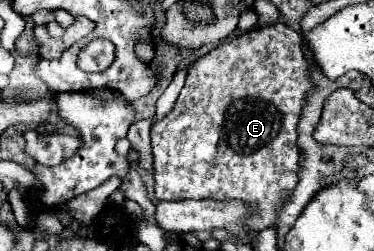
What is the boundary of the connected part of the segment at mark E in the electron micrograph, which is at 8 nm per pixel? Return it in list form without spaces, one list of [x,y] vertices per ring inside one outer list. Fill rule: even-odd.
[[[276,22],[270,26],[256,26],[254,30],[248,30],[244,34],[238,36],[230,36],[228,40],[224,40],[222,44],[218,44],[216,48],[212,48],[210,52],[206,52],[204,56],[196,58],[188,70],[186,70],[186,84],[174,104],[174,108],[152,126],[150,138],[152,138],[152,170],[154,170],[154,194],[158,200],[186,200],[186,198],[194,198],[194,200],[242,200],[247,202],[251,207],[251,214],[247,217],[245,224],[254,230],[264,230],[268,226],[274,226],[278,222],[278,208],[282,206],[282,202],[288,200],[288,194],[294,190],[296,182],[298,182],[298,168],[302,162],[302,150],[298,150],[296,146],[296,126],[302,114],[302,108],[306,106],[306,96],[308,92],[314,88],[316,84],[310,78],[310,64],[304,58],[302,52],[302,36],[300,32],[292,30],[290,26]]]

